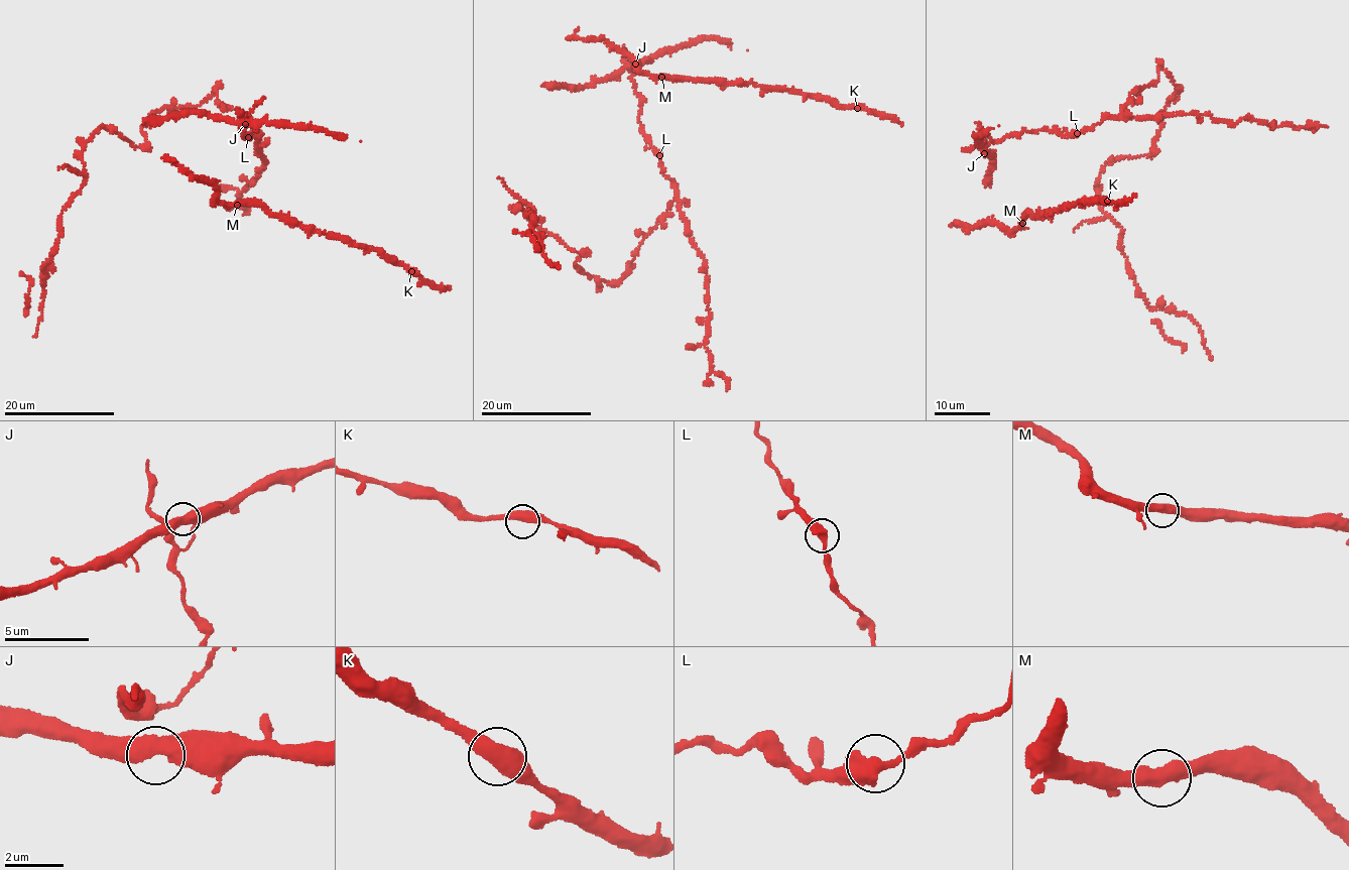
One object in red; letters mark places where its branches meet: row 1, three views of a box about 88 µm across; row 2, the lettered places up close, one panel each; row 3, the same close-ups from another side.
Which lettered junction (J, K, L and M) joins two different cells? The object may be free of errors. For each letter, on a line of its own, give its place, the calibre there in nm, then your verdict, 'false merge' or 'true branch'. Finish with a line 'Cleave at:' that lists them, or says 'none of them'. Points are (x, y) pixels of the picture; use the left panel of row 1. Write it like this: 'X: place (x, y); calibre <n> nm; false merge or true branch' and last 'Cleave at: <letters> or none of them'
J: place (245, 124); calibre 440 nm; true branch
K: place (411, 271); calibre 500 nm; true branch
L: place (248, 137); calibre 480 nm; true branch
M: place (237, 205); calibre 480 nm; true branch
Cleave at: none of them

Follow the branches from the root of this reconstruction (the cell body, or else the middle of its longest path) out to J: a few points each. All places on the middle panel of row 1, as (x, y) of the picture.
J: (651, 144), (639, 121), (641, 103), (631, 70), (631, 65), (635, 64)

